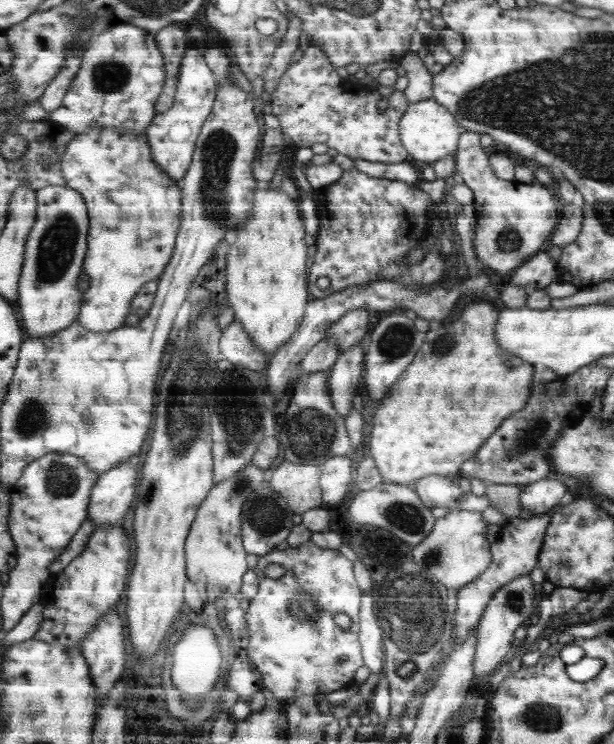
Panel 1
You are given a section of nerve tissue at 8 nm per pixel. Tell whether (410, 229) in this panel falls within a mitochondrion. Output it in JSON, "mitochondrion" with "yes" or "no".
{"mitochondrion":"no"}

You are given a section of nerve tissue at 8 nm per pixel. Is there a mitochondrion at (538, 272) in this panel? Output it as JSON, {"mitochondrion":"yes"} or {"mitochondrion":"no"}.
{"mitochondrion":"no"}

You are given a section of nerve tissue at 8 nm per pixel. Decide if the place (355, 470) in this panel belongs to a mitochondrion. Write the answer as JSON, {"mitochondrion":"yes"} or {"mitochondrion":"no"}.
{"mitochondrion":"no"}

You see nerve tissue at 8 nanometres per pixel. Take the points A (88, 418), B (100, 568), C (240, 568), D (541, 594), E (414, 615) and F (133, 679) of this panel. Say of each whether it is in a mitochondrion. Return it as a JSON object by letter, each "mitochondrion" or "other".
{"A":"mitochondrion","B":"other","C":"other","D":"other","E":"mitochondrion","F":"other"}

